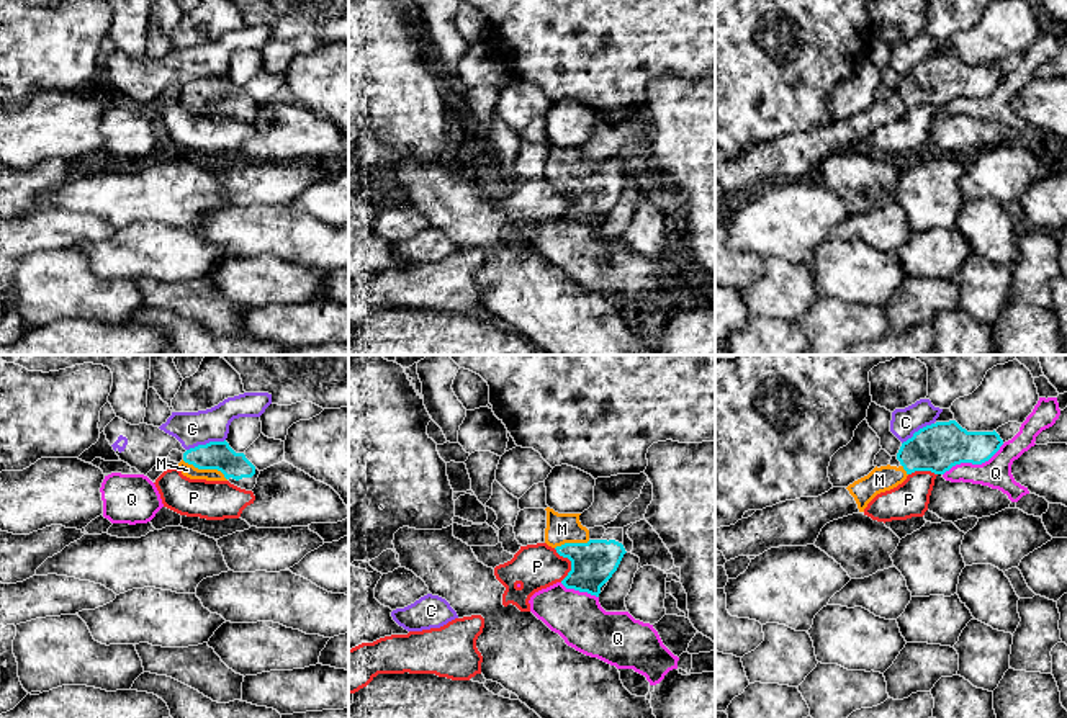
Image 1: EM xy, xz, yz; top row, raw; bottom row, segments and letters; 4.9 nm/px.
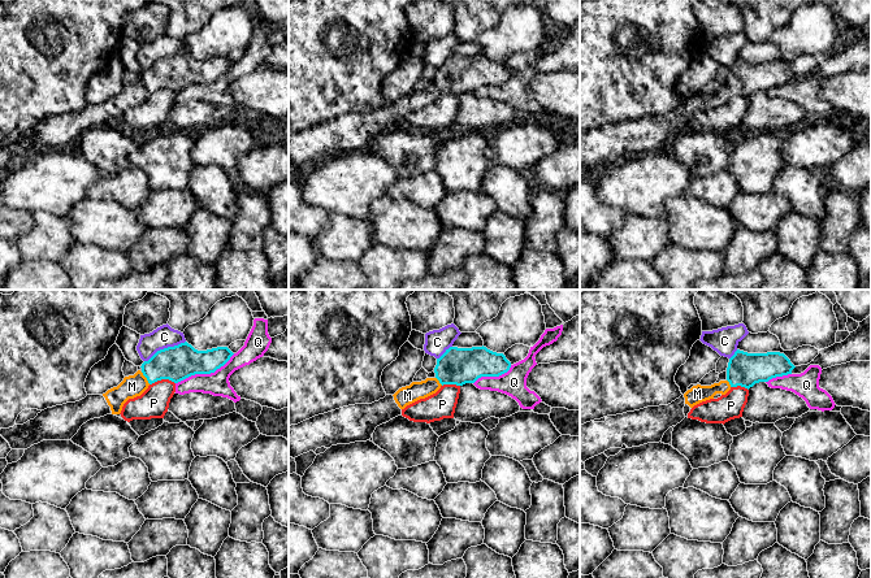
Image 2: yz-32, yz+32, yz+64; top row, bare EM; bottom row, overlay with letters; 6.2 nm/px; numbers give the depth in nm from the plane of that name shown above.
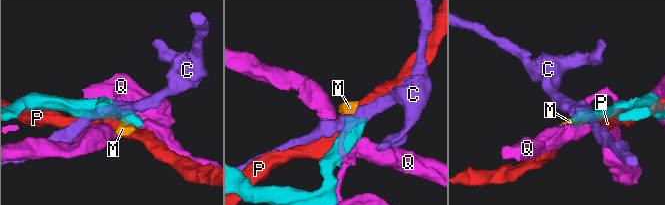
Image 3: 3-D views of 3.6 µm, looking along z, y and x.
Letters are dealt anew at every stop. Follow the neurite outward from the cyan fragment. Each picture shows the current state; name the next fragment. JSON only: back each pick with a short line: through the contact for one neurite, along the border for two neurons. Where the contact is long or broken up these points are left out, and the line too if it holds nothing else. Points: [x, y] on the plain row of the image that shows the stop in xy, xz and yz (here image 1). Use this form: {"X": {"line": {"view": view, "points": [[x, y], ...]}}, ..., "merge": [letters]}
{"M": {"line": {"view": "xy", "points": [[216, 89], [205, 102], [187, 103]]}}, "merge": ["M"]}

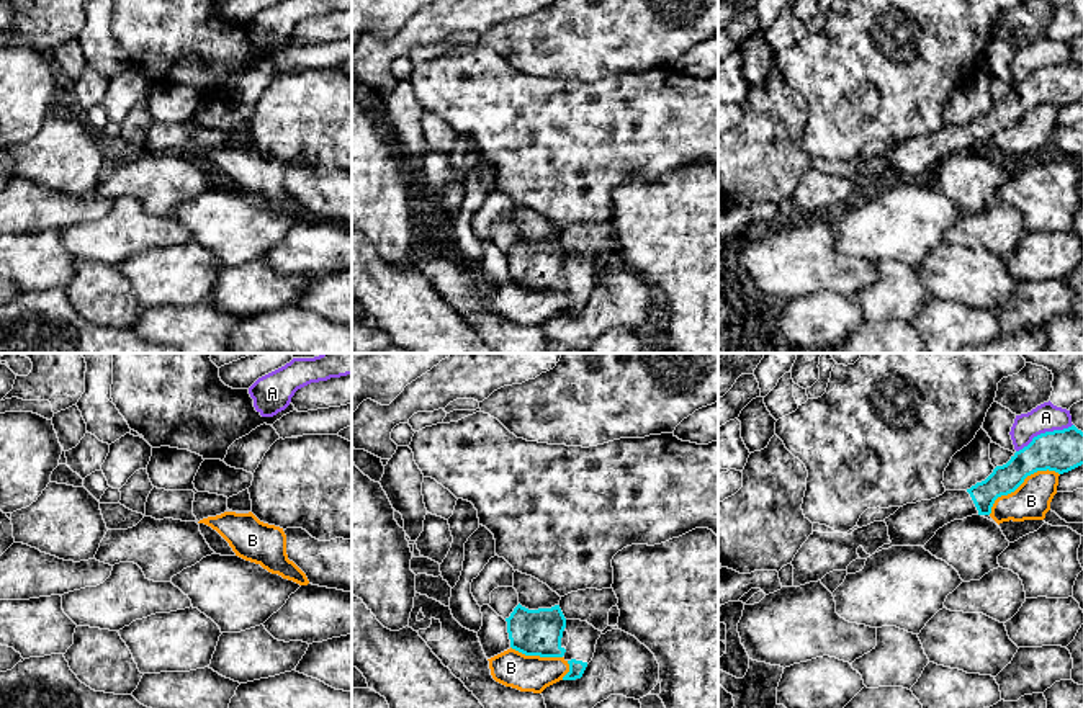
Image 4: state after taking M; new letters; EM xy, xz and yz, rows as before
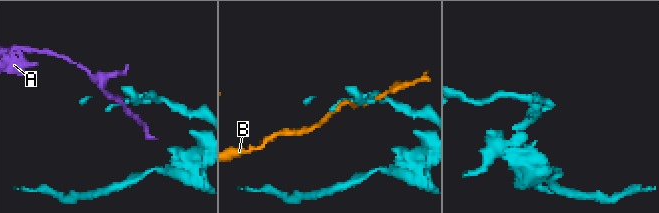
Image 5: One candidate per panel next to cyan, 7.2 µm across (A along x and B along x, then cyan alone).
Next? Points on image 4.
{"merge": []}

